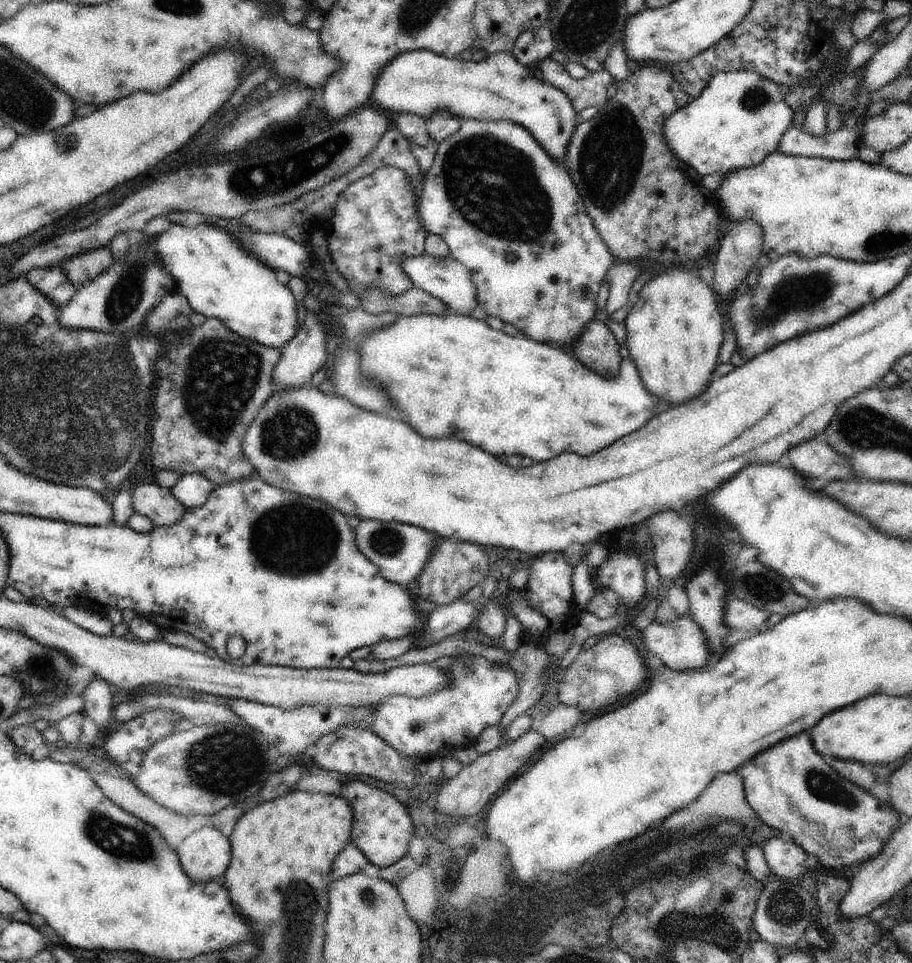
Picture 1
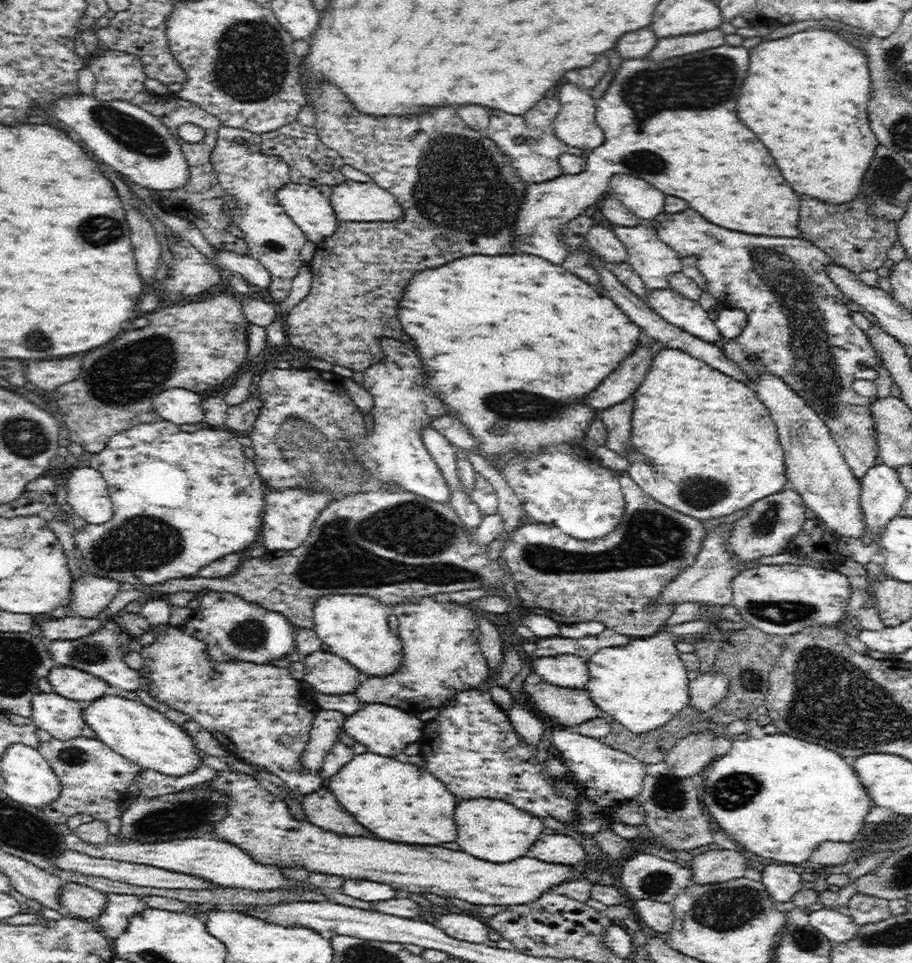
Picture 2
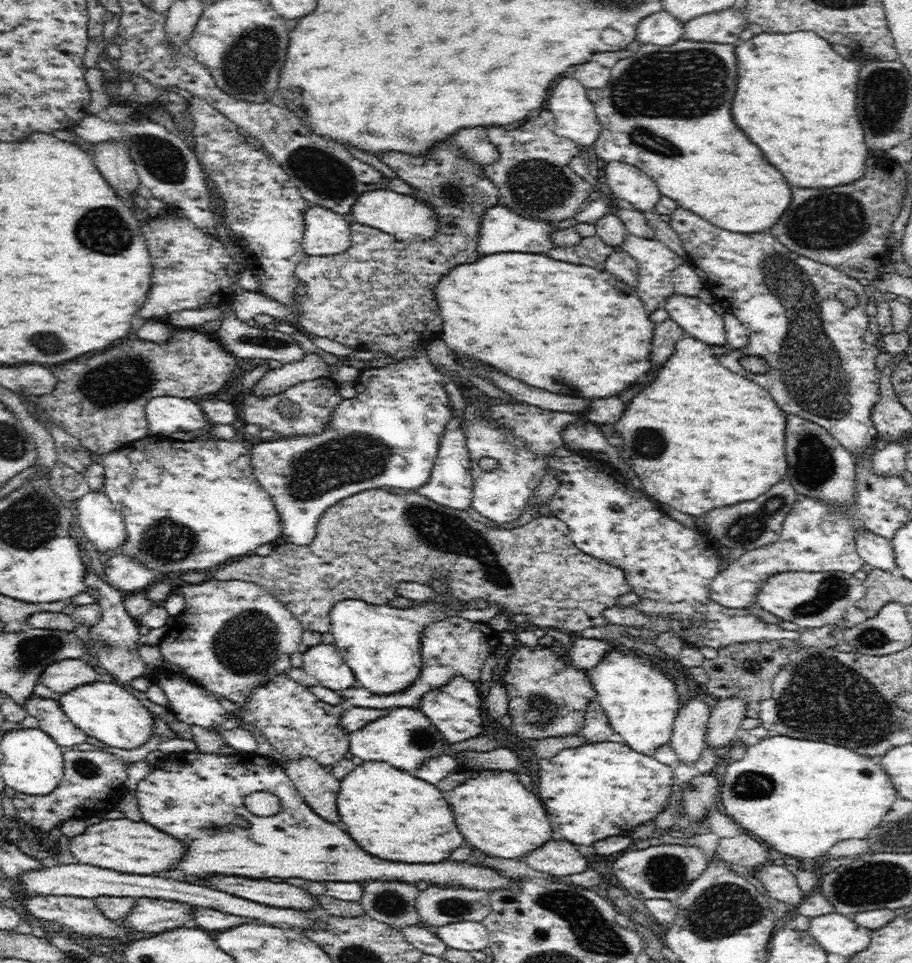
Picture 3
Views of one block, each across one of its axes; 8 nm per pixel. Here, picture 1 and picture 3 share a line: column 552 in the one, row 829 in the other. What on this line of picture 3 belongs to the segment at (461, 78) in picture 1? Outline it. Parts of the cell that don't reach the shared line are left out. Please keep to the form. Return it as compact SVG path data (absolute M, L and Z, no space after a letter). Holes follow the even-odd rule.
M123 817L103 819L87 826L83 833L70 838L69 850L80 864L91 864L127 874L157 875L170 870L184 856L186 844L170 838L166 832L159 831L144 820L136 822Z

